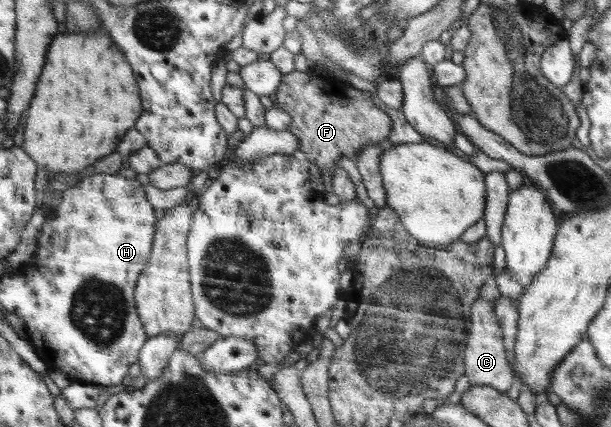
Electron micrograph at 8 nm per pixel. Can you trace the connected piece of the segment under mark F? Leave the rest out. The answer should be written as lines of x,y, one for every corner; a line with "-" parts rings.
291,72
283,77
280,89
272,96
275,106
286,111
292,119
289,131
299,138
299,152
319,168
327,168
331,175
339,168
339,158
361,154
365,146
377,144
387,138
393,128
389,116
374,103
368,90
356,90
349,83
332,78
322,78
311,72

